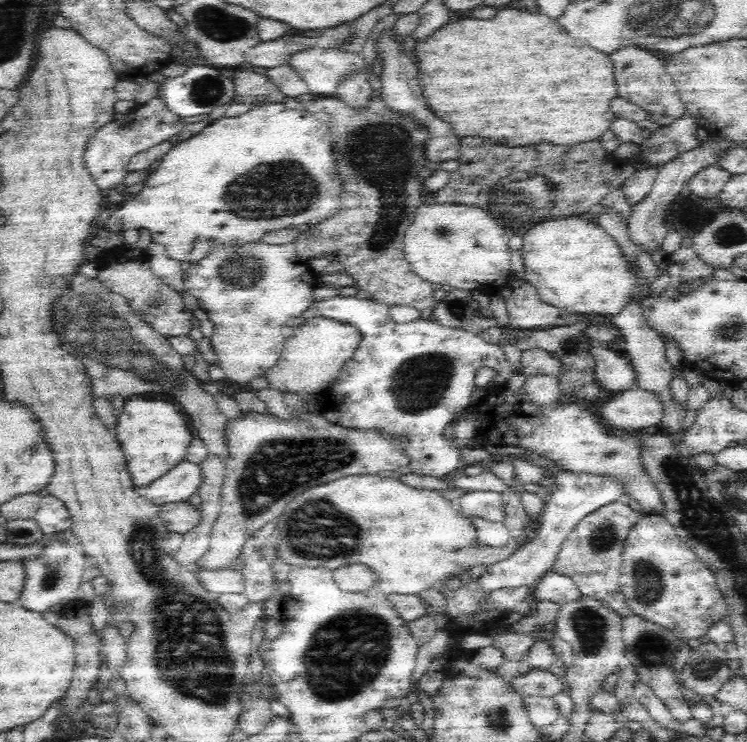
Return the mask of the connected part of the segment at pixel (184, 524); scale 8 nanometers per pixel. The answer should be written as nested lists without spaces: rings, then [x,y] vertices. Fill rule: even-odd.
[[[189,502],[164,504],[158,507],[159,517],[166,525],[167,531],[185,535],[201,521],[200,510]]]

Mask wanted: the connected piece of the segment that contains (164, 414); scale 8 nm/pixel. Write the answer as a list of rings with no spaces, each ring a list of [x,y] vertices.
[[[129,398],[123,411],[117,415],[114,431],[136,488],[152,484],[186,459],[192,438],[182,414],[172,403],[151,398]]]

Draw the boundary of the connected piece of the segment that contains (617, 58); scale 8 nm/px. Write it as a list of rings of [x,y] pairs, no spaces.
[[[626,46],[609,55],[613,62],[613,71],[617,93],[628,102],[649,112],[649,119],[660,126],[668,126],[687,112],[684,102],[680,99],[674,79],[665,69],[661,55],[642,50],[638,46]]]

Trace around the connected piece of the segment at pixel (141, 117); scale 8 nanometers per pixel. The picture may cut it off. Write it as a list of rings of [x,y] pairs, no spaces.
[[[156,94],[148,102],[137,104],[132,110],[112,118],[108,124],[98,128],[98,132],[94,132],[90,140],[86,140],[83,154],[84,165],[101,192],[105,194],[109,188],[121,189],[132,156],[178,134],[185,125],[180,119],[180,116],[167,109],[164,101]]]

